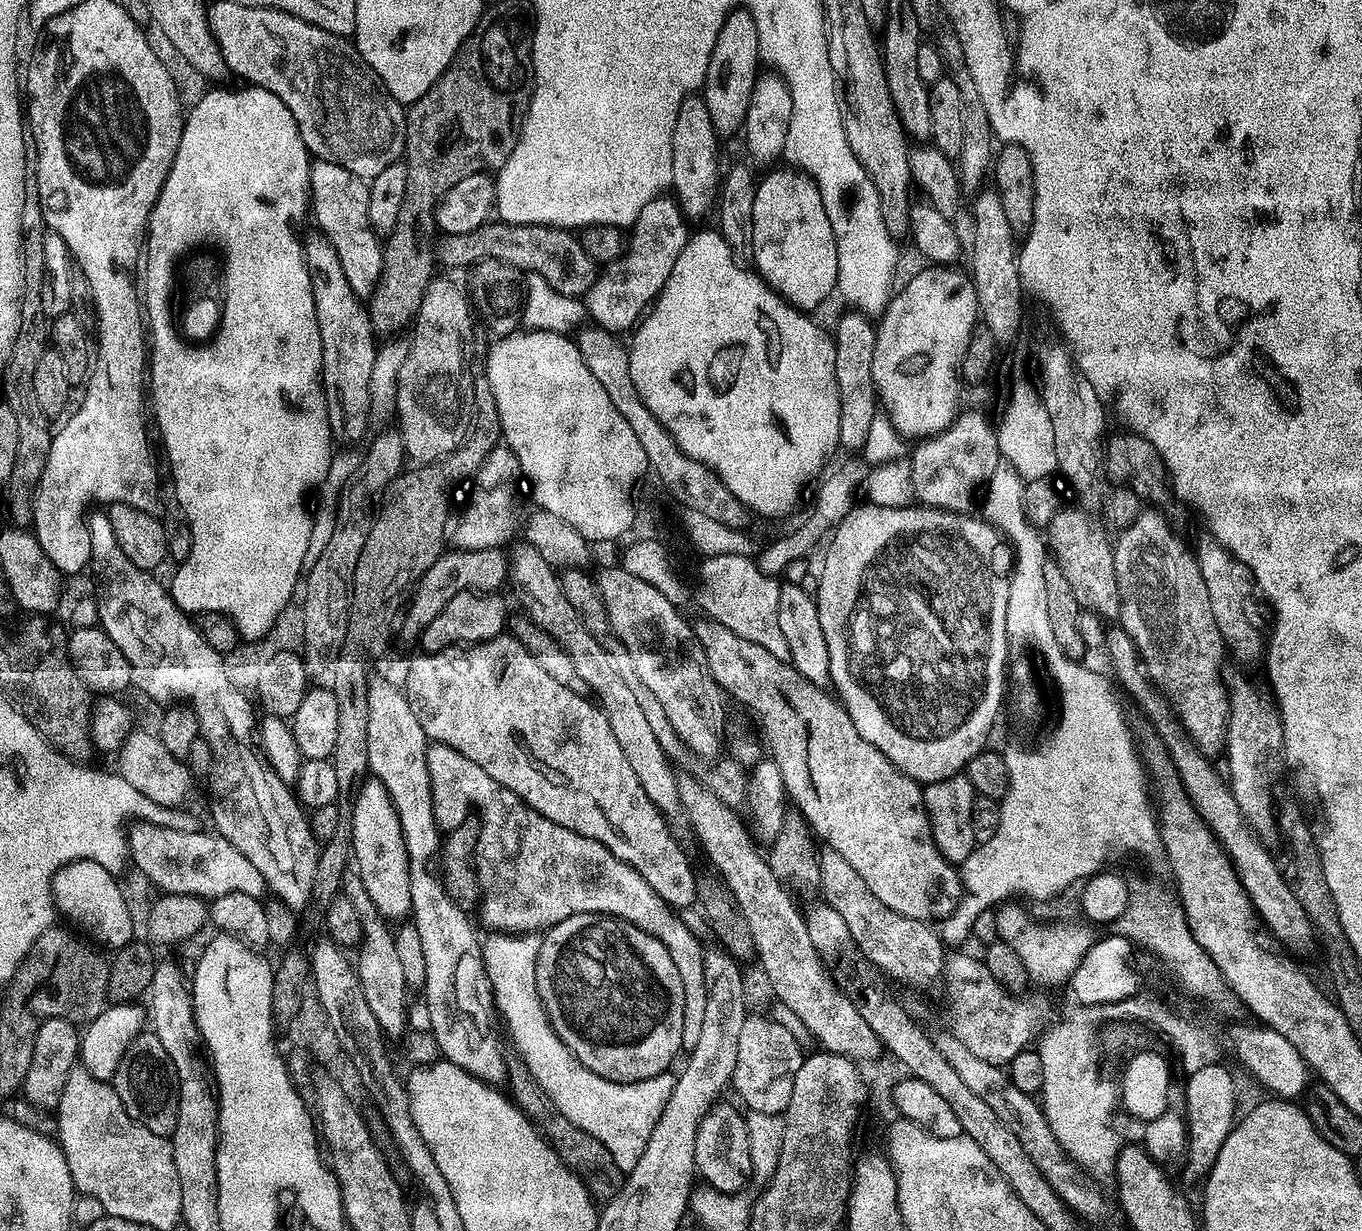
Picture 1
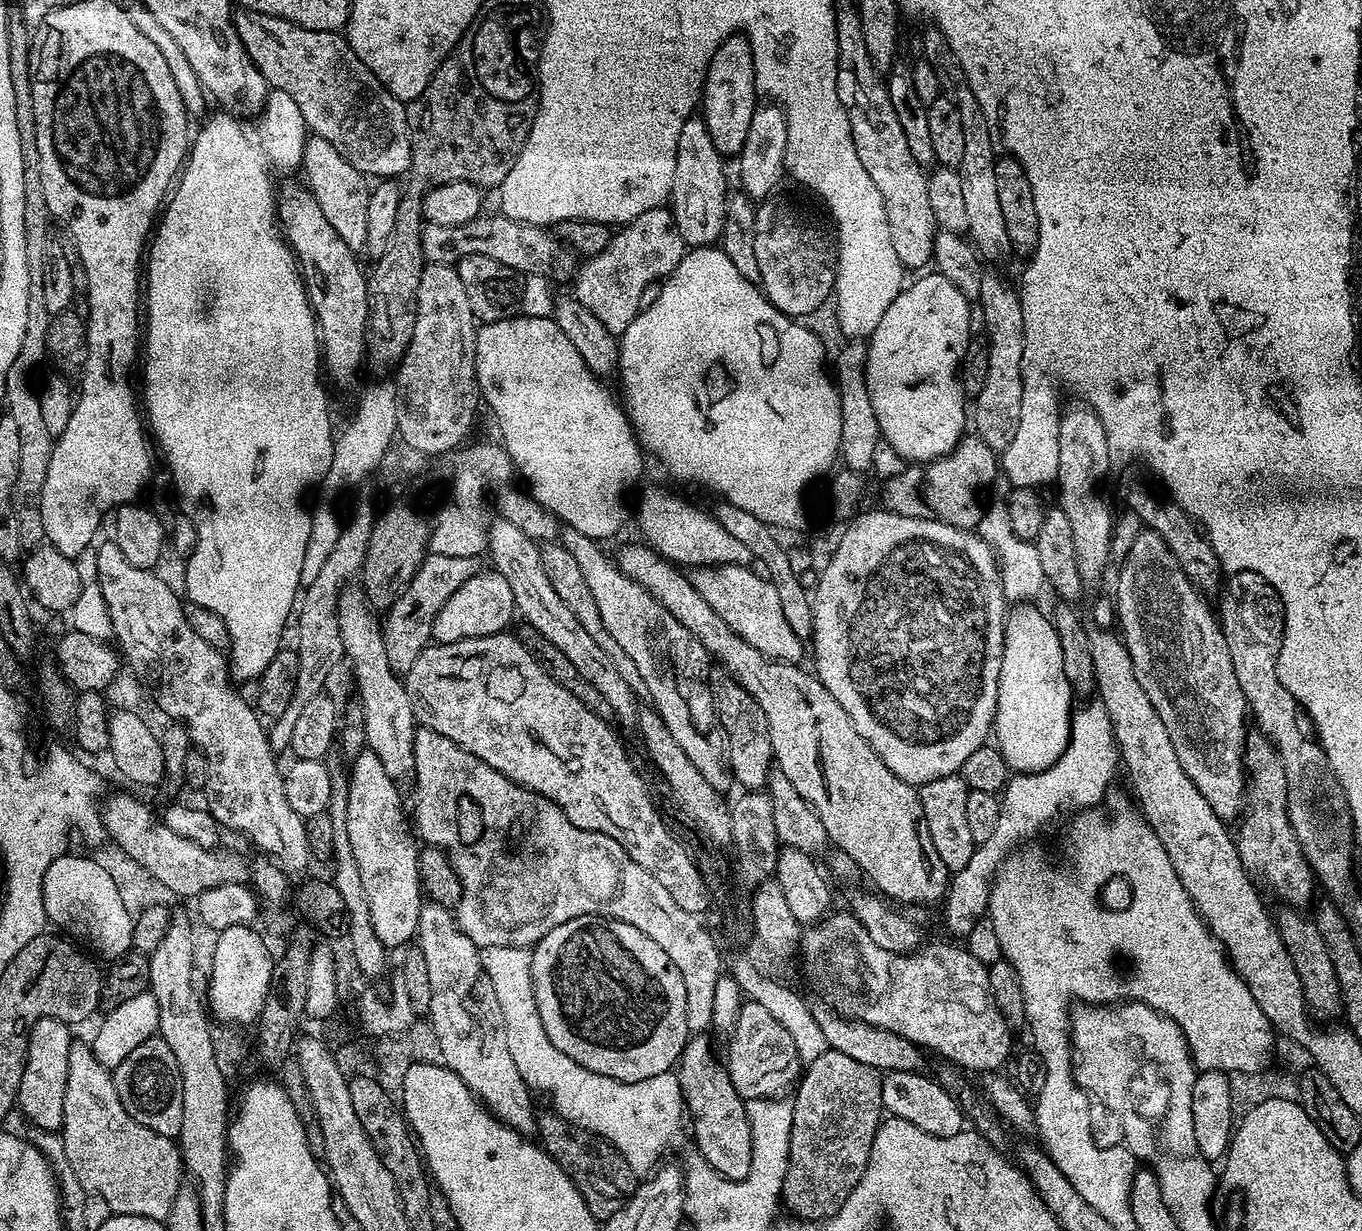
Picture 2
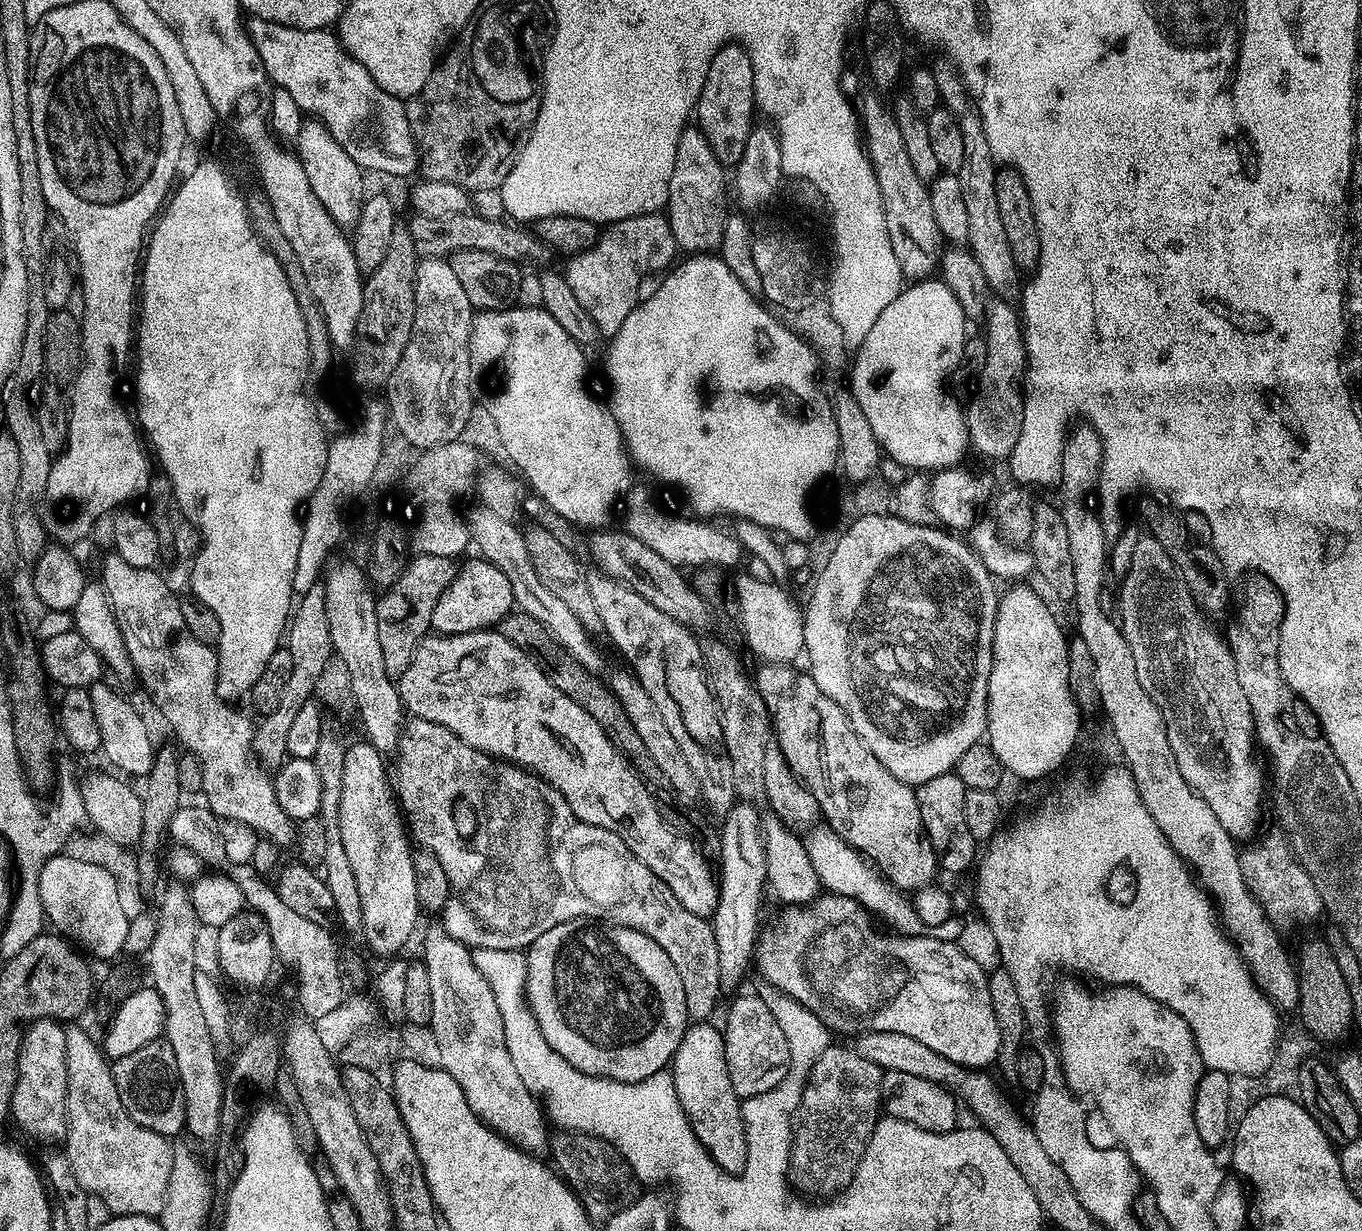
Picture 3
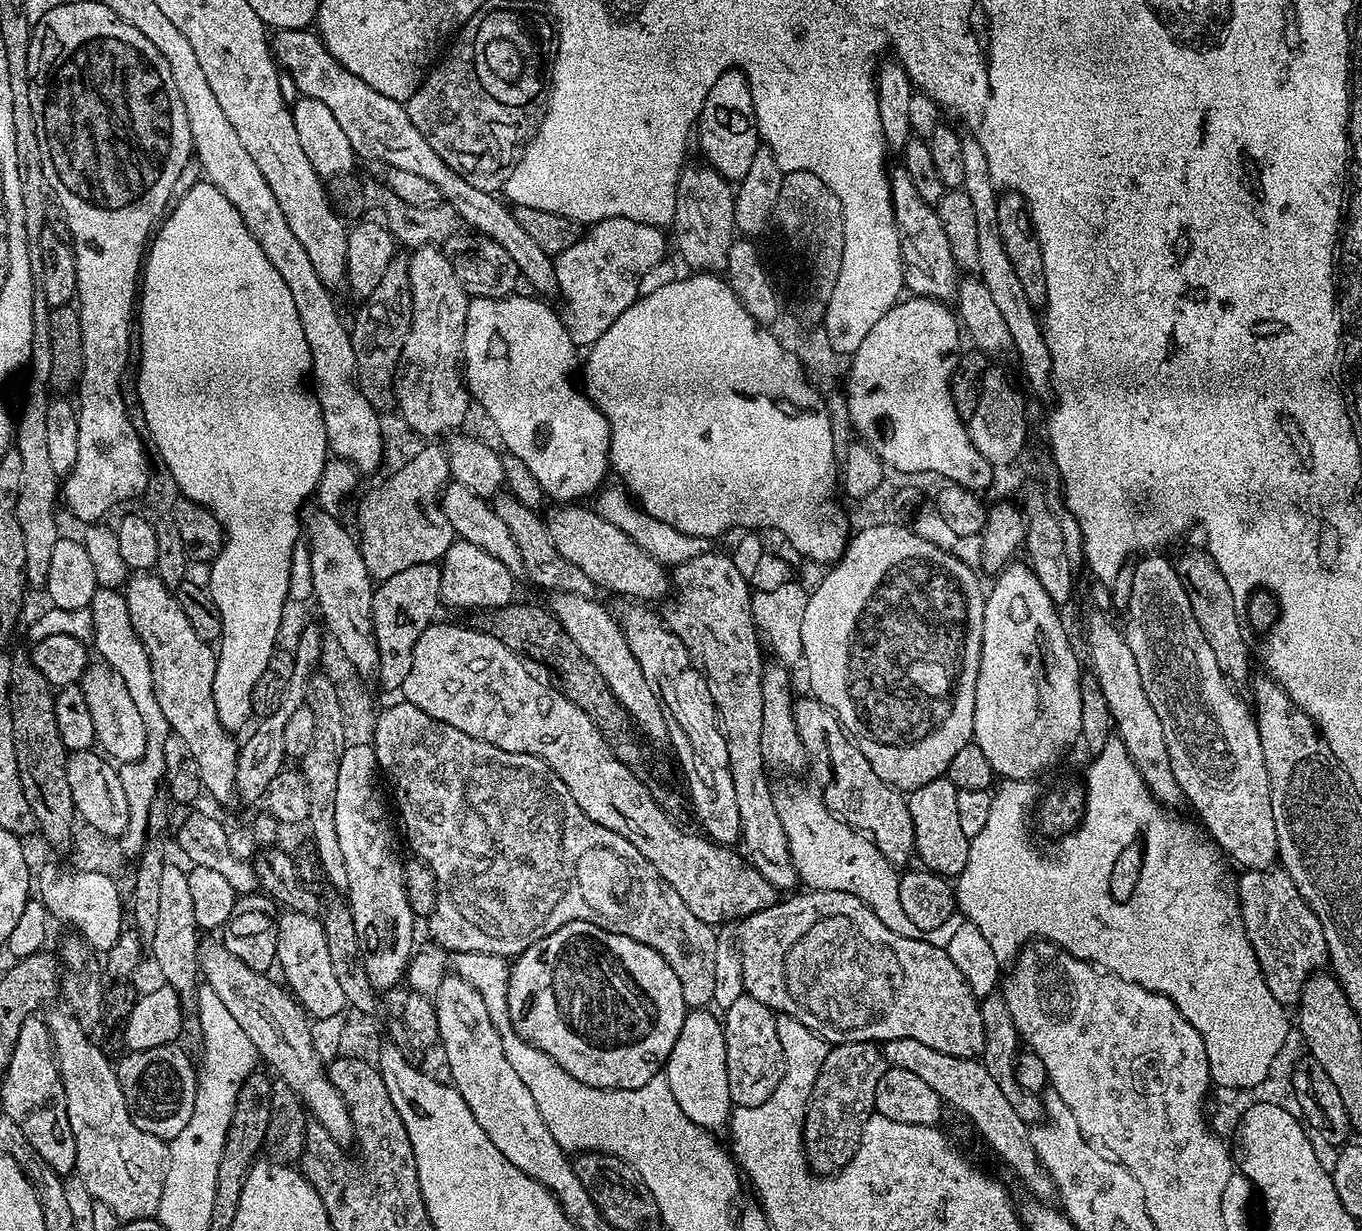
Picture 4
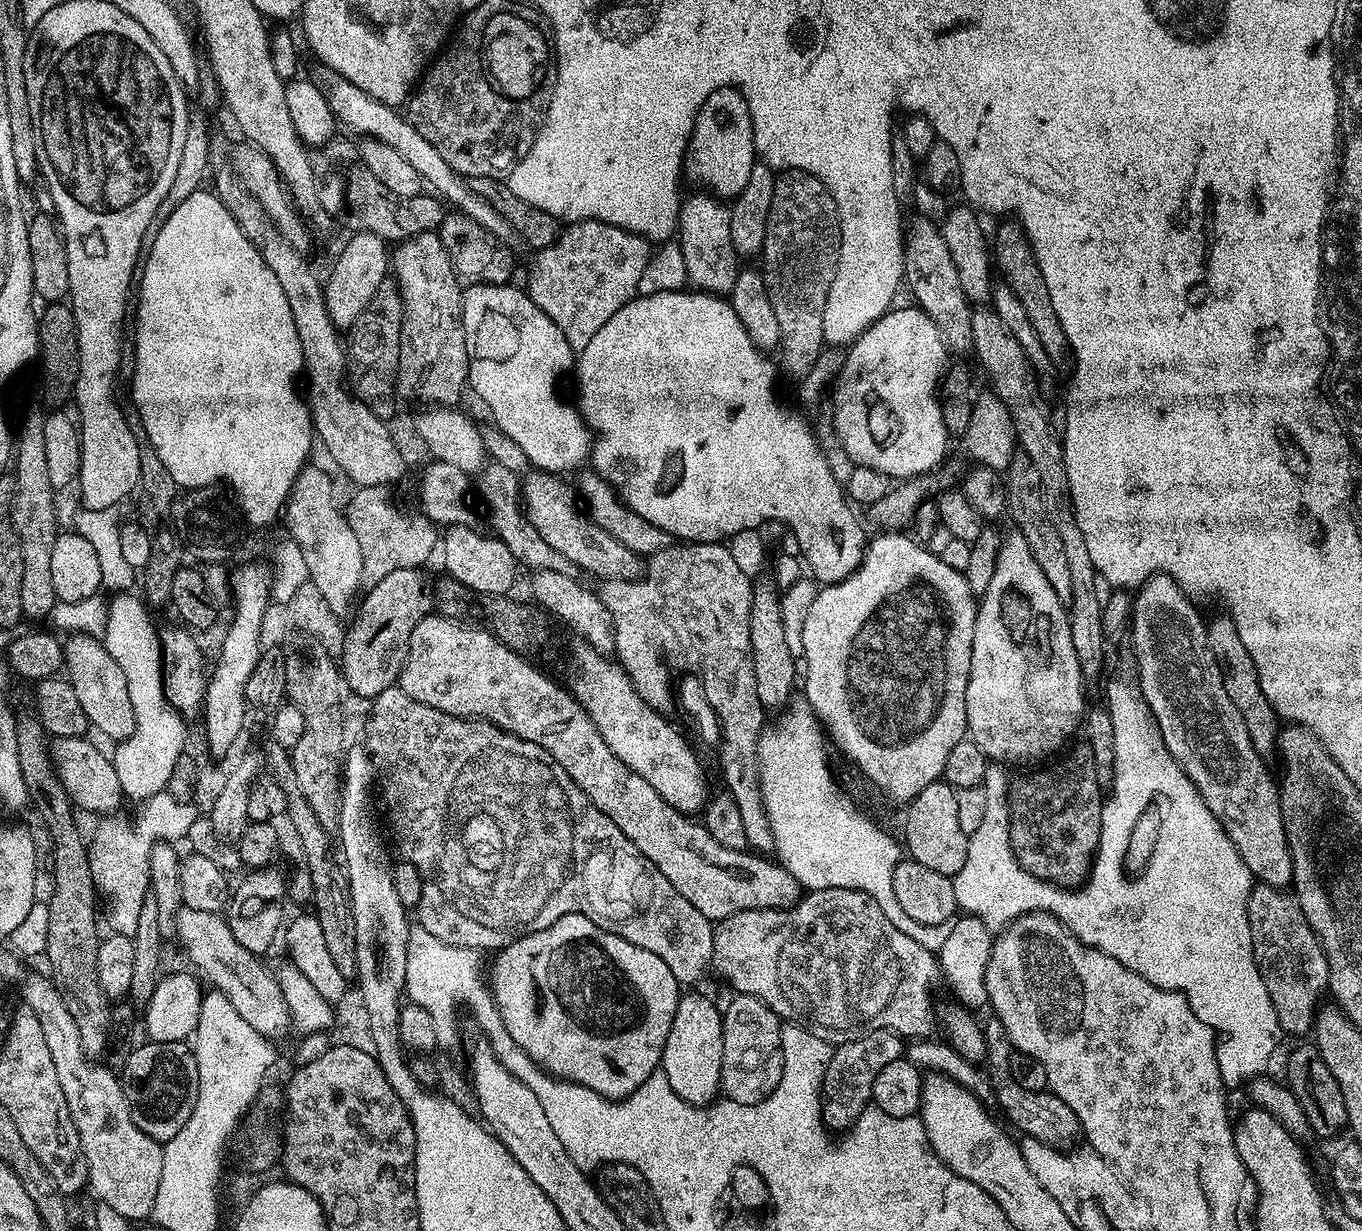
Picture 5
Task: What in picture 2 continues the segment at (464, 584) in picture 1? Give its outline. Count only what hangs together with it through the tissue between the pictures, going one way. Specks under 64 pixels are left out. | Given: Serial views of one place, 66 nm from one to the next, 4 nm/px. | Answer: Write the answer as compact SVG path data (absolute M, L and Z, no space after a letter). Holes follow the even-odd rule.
M428 554L420 564L420 568L413 575L411 581L405 584L395 599L382 616L382 631L384 645L386 646L386 659L390 661L390 670L397 674L403 674L414 666L418 654L429 647L432 640L432 627L436 616L442 610L442 606L466 582L478 571L477 561L470 556L462 558L450 558L450 554Z

